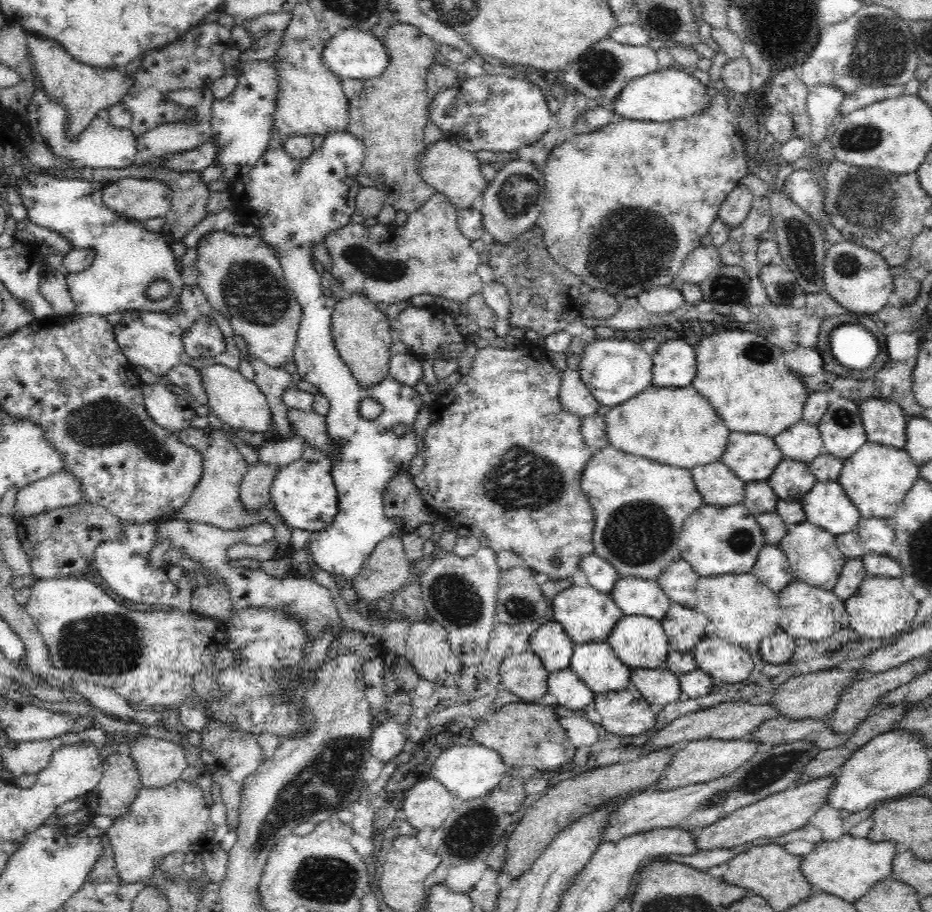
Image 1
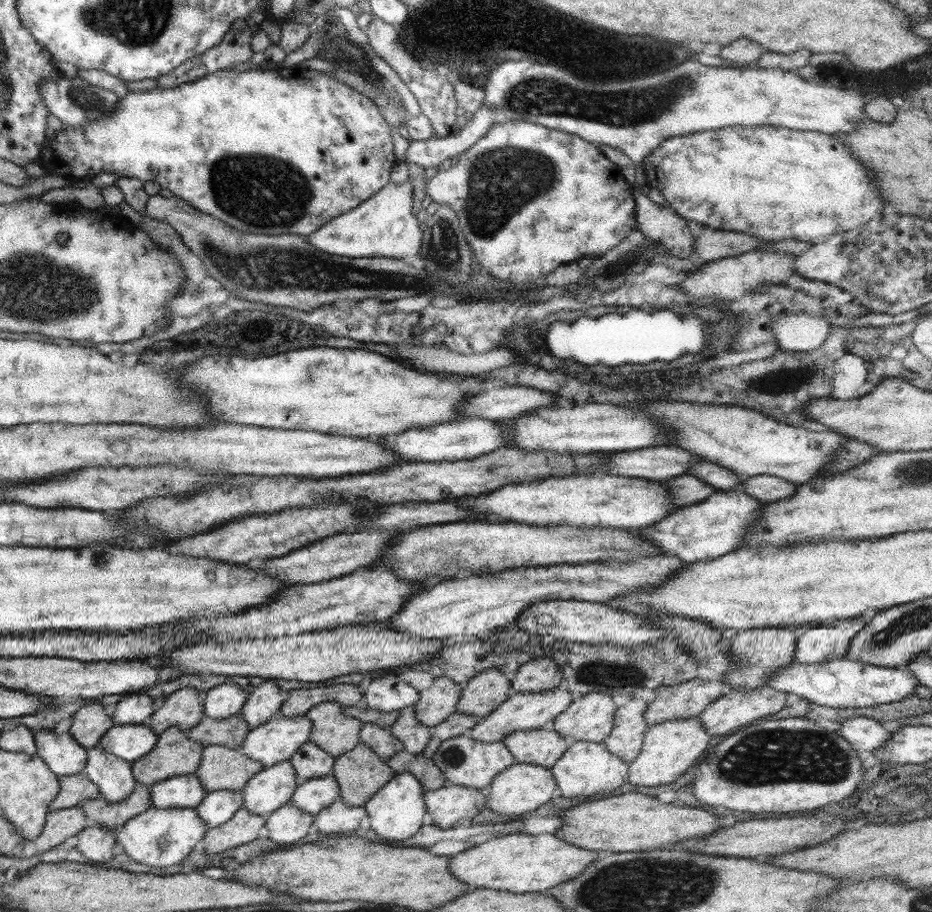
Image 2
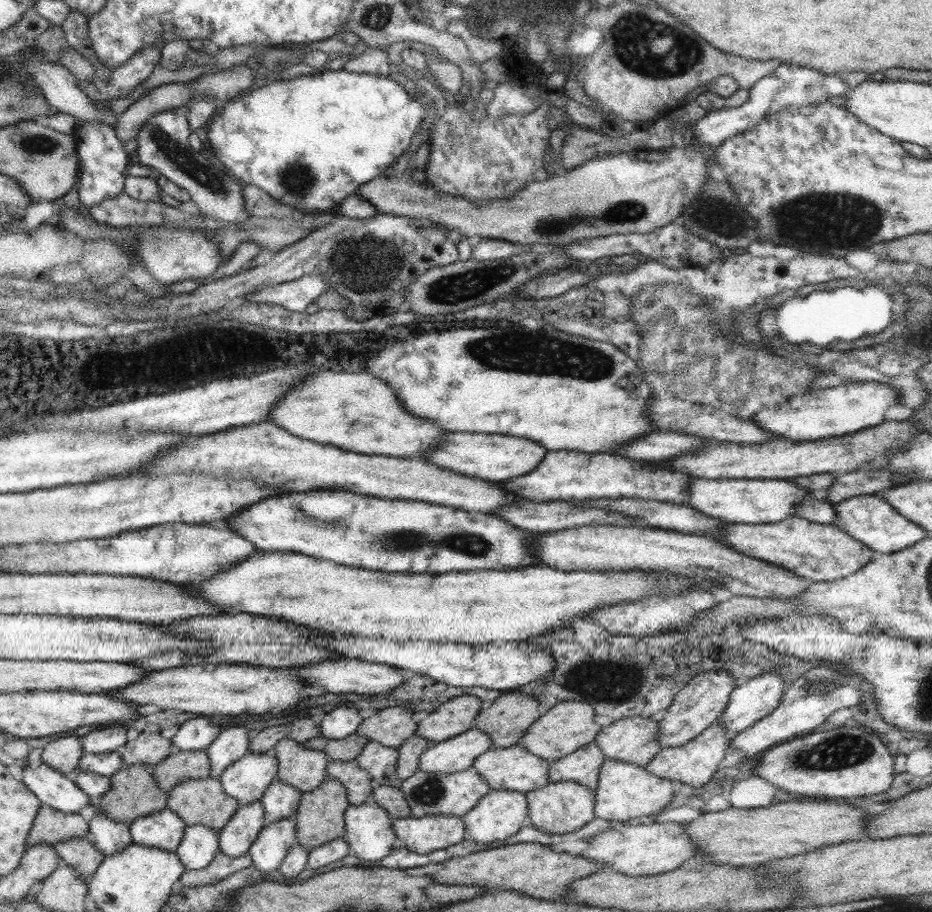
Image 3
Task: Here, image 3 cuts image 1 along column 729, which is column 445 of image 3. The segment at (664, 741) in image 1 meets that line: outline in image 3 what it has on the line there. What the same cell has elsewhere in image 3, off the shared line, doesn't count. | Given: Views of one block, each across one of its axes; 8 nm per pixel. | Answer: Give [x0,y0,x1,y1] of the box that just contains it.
[415,694,482,744]

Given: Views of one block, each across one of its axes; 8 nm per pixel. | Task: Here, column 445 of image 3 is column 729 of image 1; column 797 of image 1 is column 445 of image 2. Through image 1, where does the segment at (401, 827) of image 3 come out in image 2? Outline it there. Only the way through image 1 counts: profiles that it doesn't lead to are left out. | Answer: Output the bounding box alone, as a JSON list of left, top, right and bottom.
[424,783,487,830]

